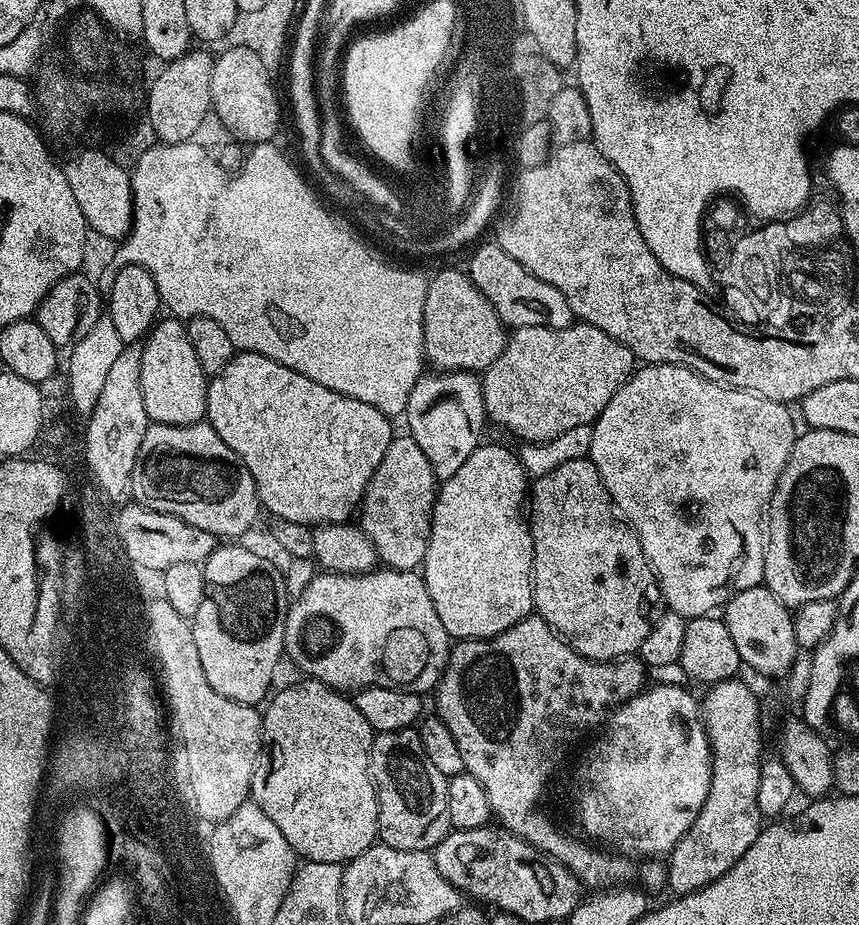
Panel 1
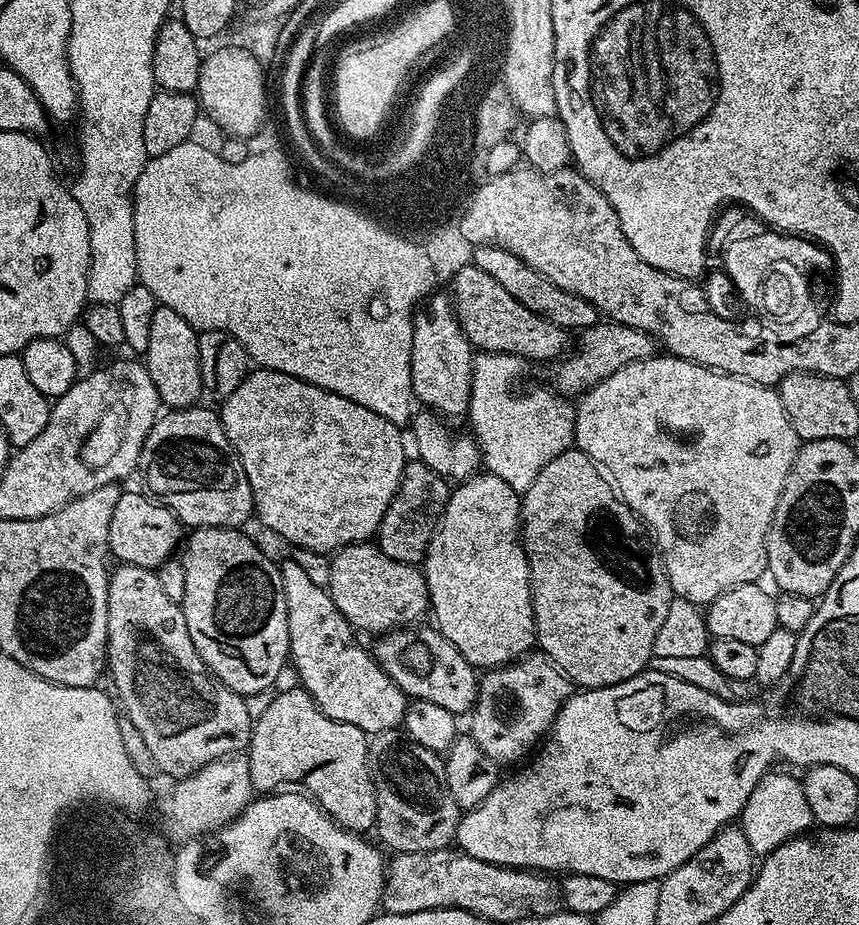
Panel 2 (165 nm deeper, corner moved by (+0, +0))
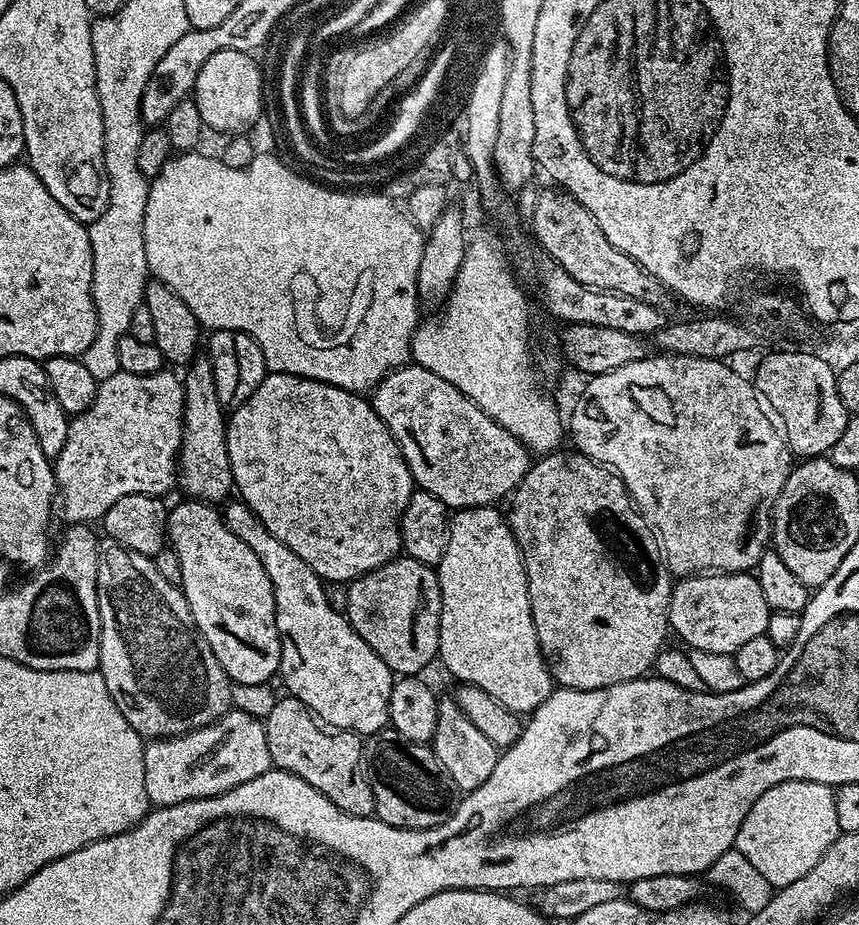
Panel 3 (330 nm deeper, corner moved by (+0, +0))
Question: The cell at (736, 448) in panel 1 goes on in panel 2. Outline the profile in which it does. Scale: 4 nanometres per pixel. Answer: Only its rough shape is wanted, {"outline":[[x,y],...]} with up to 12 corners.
{"outline":[[657,354],[575,447],[673,593],[767,573],[802,443],[775,387]]}

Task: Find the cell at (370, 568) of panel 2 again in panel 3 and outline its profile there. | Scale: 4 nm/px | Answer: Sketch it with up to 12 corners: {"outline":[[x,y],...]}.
{"outline":[[406,554],[347,585],[352,628],[397,677],[440,650],[440,577]]}

